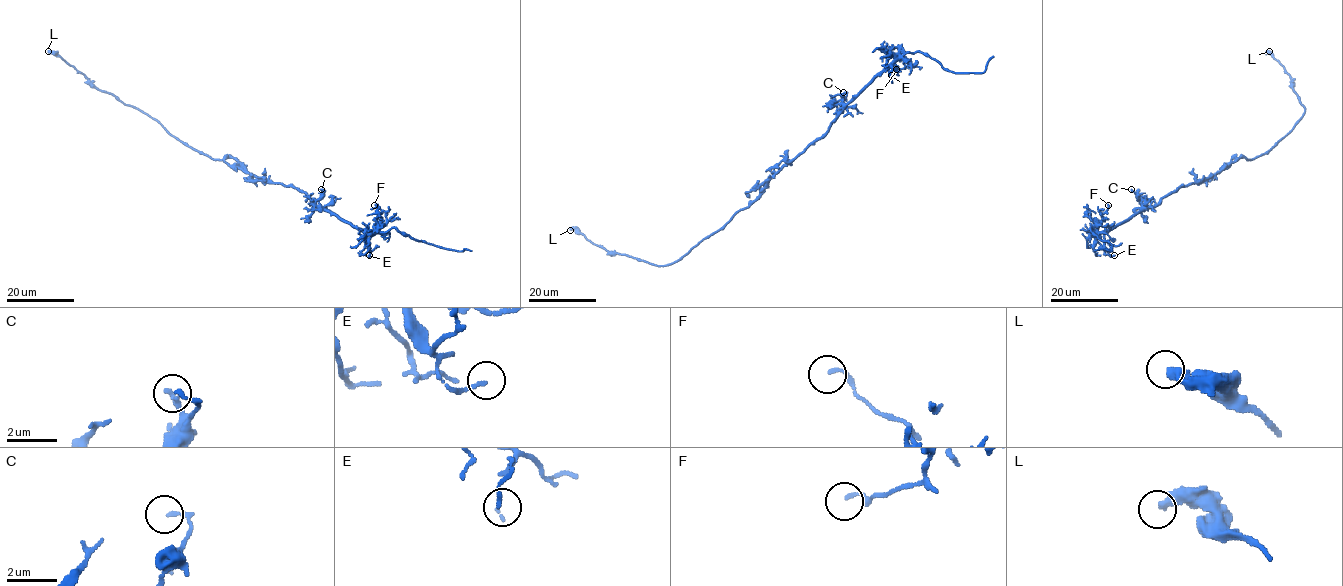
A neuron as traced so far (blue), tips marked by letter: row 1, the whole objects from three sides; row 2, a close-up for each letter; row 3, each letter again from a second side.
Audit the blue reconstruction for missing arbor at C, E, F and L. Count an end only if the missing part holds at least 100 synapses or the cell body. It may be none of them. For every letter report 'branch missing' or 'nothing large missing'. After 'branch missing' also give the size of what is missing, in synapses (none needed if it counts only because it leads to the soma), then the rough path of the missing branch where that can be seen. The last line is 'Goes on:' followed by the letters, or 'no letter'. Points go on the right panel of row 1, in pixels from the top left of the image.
C: nothing large missing
E: nothing large missing
F: nothing large missing
L: nothing large missing
Goes on: no letter

